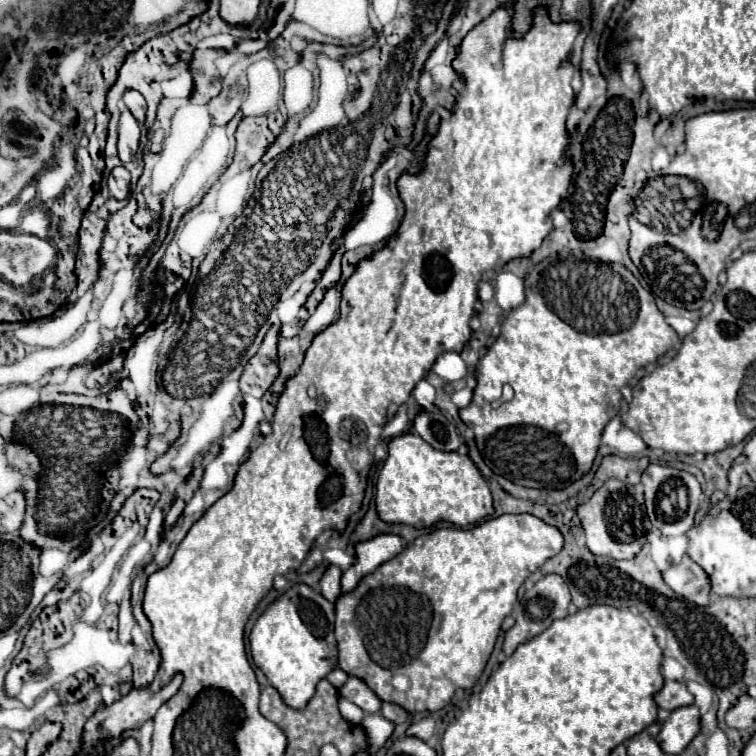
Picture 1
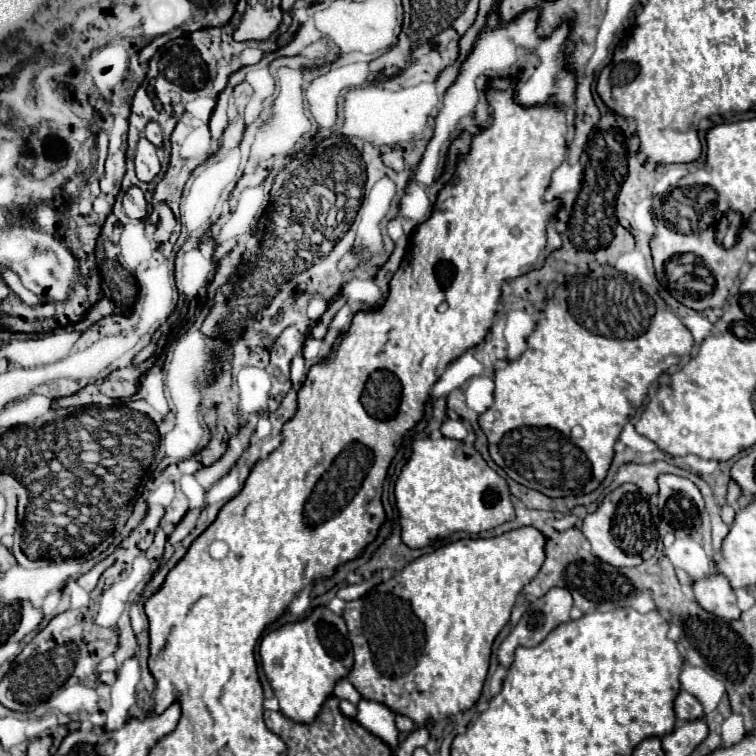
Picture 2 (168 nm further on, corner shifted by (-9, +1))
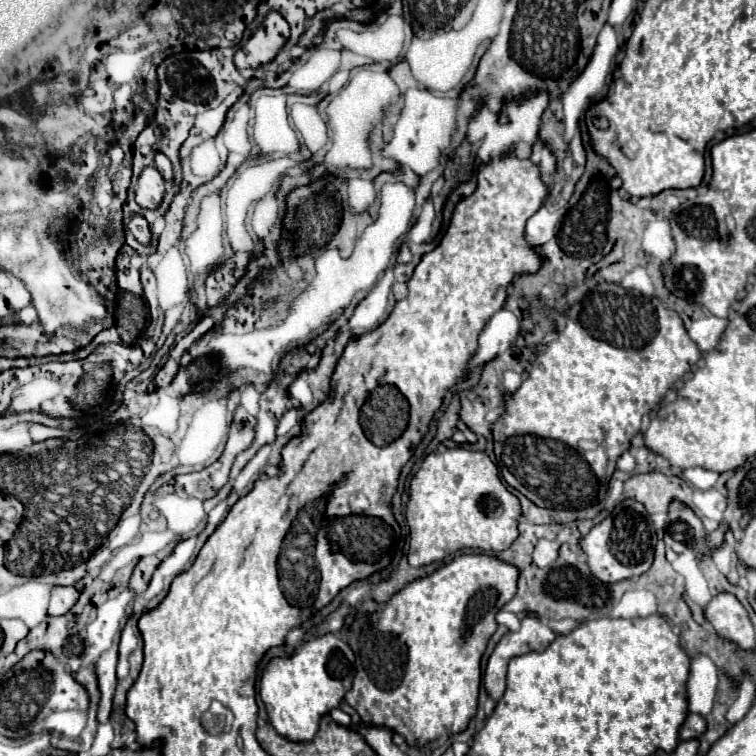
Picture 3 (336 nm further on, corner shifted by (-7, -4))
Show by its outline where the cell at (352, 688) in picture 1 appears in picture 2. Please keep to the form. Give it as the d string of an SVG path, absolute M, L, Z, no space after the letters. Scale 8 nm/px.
M362 698L358 702L356 720L366 730L370 730L378 738L382 738L388 746L394 748L398 744L398 728L394 726L394 712L388 710L388 706L380 704L380 702L368 702L366 698Z

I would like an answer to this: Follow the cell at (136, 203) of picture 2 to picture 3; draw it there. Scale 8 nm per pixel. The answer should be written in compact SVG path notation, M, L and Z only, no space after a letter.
M134 215L128 223L128 229L132 231L132 235L142 243L142 245L150 245L152 241L152 235L150 235L150 227L148 227L148 221L142 217L142 215Z

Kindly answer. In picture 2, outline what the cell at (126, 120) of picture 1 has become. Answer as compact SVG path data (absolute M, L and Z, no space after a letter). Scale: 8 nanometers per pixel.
M140 136L138 140L134 166L136 166L136 176L144 182L150 182L160 172L160 160L156 156L156 148L146 136Z

